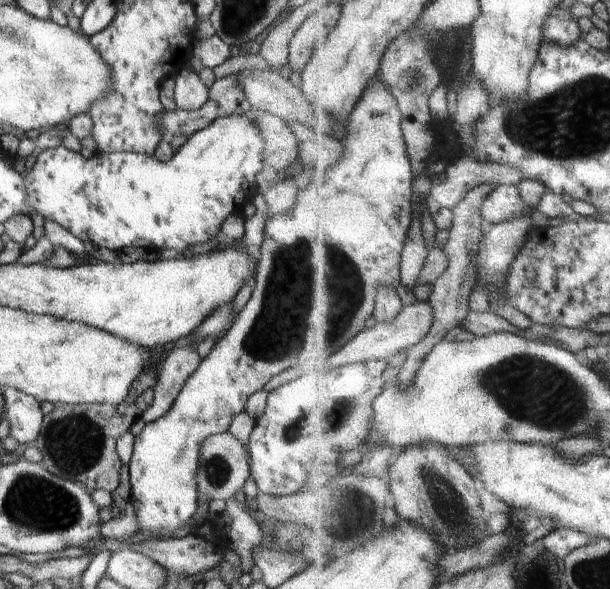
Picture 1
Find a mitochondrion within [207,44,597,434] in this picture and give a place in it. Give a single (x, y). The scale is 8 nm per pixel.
(285, 322)

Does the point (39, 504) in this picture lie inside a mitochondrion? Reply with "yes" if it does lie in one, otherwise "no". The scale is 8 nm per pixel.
yes

